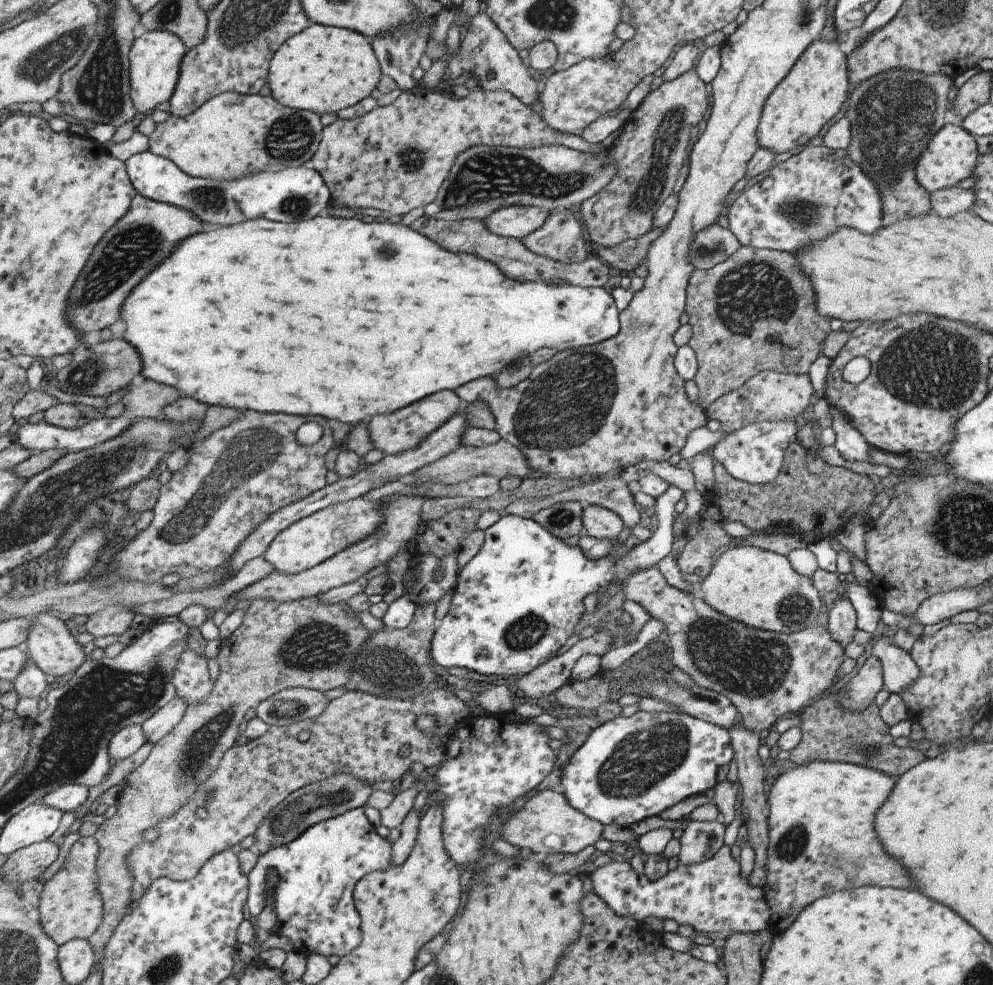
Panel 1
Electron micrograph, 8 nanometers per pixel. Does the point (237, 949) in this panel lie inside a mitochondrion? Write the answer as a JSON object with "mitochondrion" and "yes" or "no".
{"mitochondrion":"no"}

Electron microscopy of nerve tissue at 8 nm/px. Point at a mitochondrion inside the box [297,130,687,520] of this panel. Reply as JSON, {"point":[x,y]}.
{"point":[568,403]}

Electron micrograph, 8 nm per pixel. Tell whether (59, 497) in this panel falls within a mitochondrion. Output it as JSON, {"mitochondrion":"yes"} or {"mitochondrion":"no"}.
{"mitochondrion":"yes"}

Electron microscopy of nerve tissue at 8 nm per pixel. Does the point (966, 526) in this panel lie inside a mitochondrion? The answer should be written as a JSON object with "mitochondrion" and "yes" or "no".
{"mitochondrion":"yes"}

